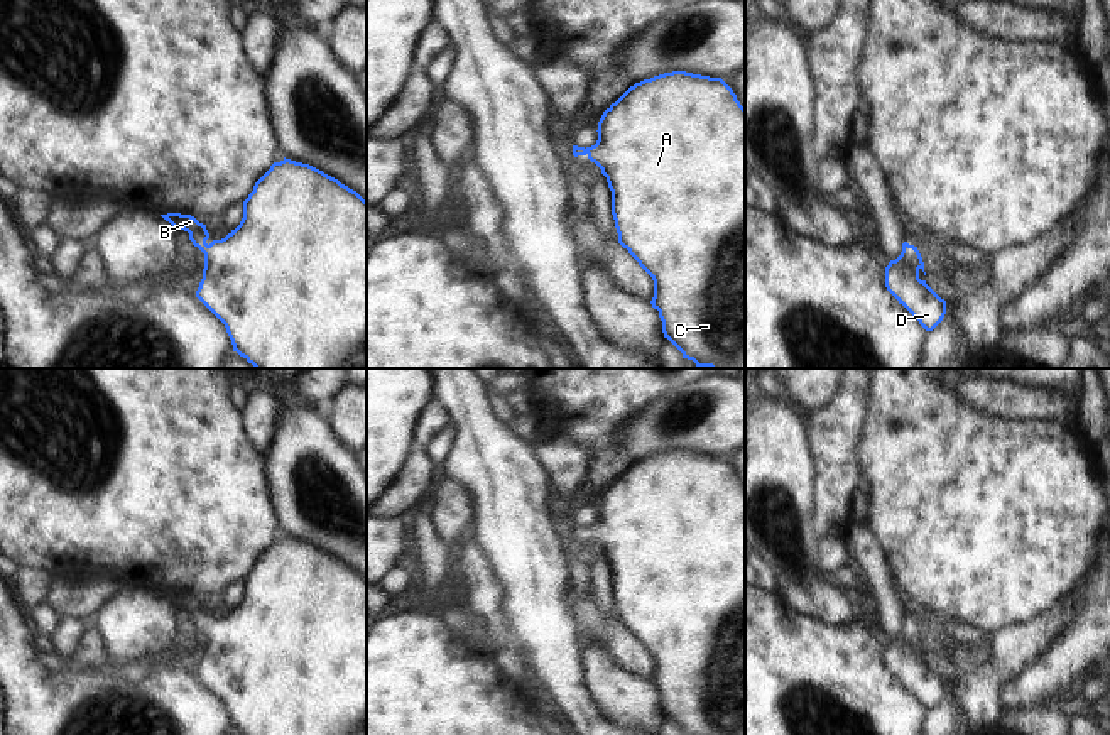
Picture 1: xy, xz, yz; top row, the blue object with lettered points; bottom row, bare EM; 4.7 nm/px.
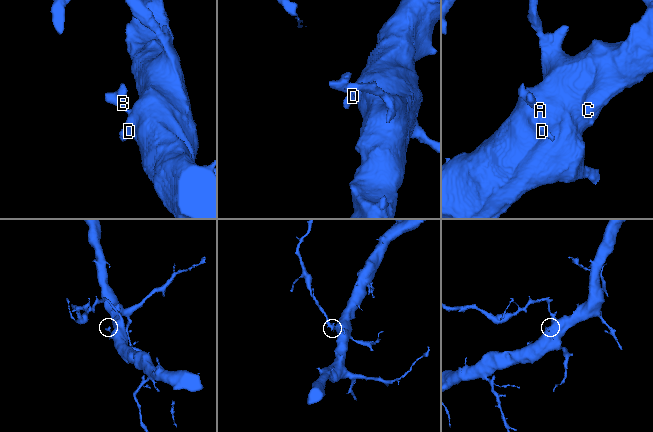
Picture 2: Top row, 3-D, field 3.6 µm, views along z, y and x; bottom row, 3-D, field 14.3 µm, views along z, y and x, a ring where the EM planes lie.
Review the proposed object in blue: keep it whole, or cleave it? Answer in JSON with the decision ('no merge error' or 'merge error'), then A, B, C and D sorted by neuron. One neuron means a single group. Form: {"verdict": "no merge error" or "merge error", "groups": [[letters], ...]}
{"verdict": "no merge error", "groups": [["A", "B", "C", "D"]]}

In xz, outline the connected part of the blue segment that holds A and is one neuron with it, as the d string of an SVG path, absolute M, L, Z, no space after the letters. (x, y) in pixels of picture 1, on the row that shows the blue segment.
M672 71L630 86L598 122L598 140L591 147L573 145L573 155L586 155L607 177L618 243L654 280L652 308L659 311L662 333L698 368L745 368L745 108L721 78Z

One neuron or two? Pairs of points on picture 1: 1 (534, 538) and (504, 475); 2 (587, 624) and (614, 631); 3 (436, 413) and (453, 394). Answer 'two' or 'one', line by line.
1: one
2: one
3: two

